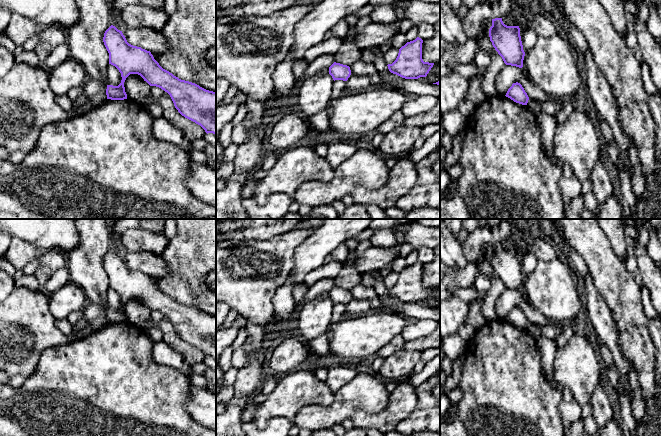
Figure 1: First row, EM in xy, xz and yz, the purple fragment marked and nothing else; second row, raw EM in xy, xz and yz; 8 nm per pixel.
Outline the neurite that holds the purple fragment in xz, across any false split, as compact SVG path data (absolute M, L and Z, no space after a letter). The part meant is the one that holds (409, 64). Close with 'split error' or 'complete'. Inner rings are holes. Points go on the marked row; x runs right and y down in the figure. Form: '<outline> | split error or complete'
M417 37L402 46L396 60L387 65L389 71L405 79L426 77L434 63L423 61L422 43L423 40Z | complete

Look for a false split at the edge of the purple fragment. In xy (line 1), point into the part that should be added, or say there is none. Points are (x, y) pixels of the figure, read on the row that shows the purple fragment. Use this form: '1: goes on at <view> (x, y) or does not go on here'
1: does not go on here

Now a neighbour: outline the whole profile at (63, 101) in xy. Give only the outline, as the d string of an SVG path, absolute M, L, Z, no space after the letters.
M98 93L89 97L85 104L80 105L77 109L75 109L72 106L72 101L66 94L58 95L55 98L56 103L69 115L69 117L83 115L92 108L104 103L106 100L107 95L105 93Z

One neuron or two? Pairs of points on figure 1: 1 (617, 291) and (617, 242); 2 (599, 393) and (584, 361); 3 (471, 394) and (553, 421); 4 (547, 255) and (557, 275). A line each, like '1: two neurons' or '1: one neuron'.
1: two neurons
2: two neurons
3: one neuron
4: two neurons

